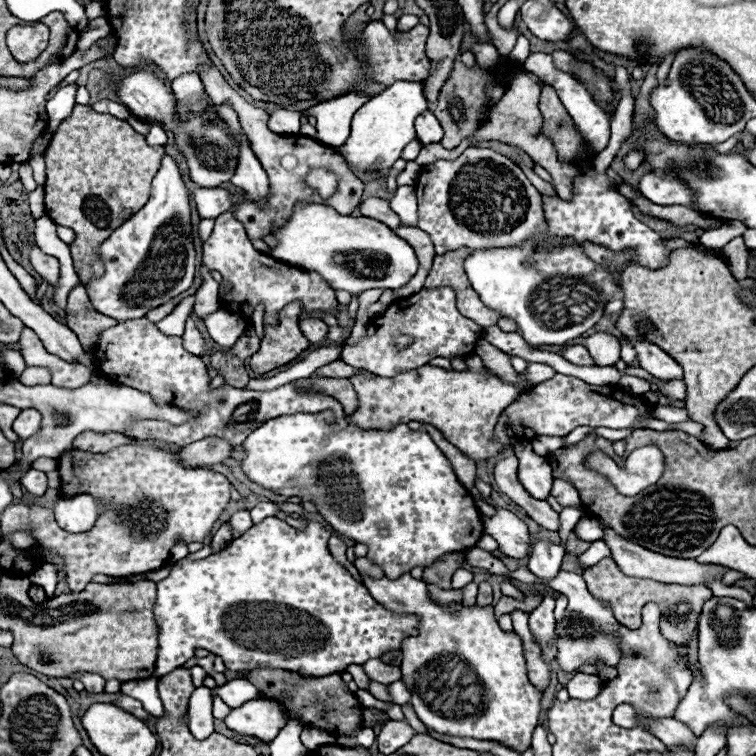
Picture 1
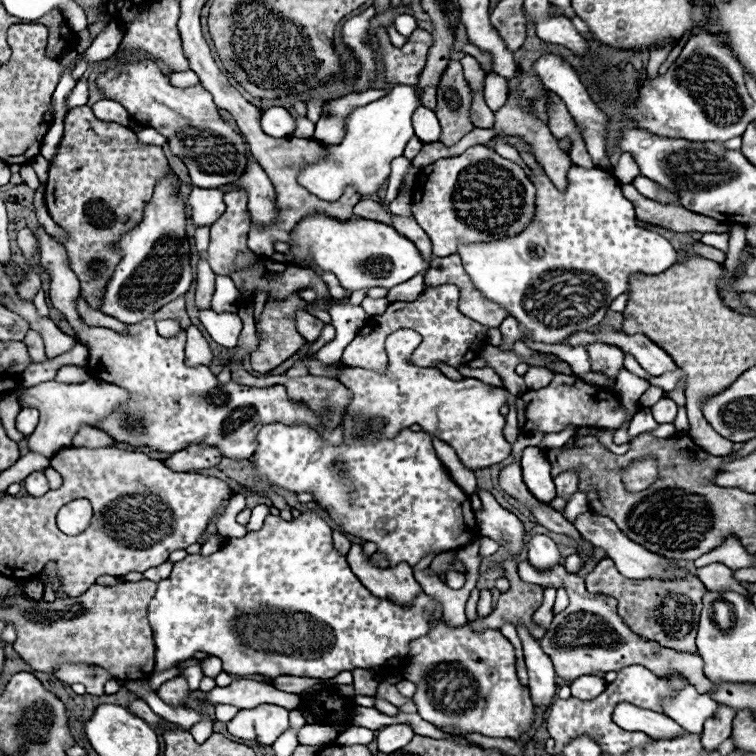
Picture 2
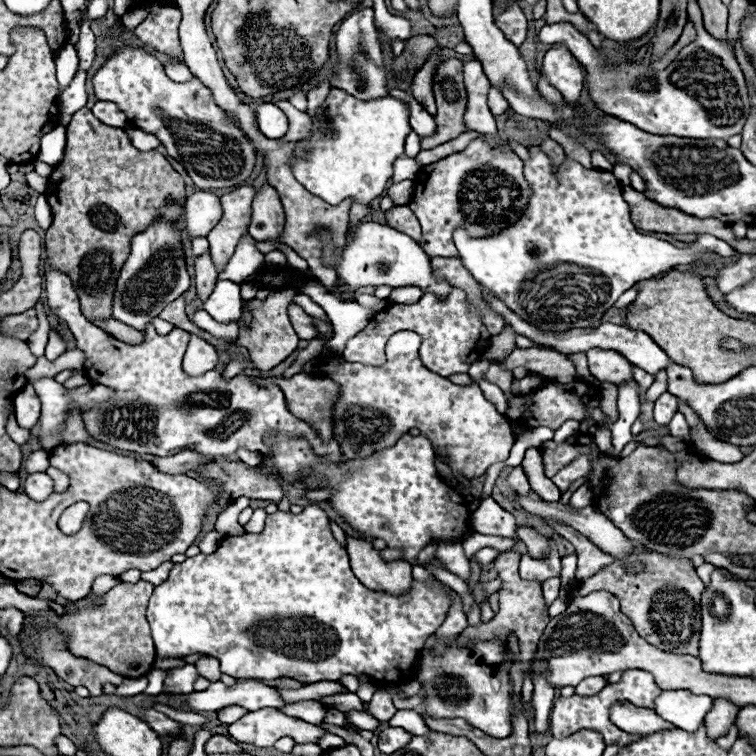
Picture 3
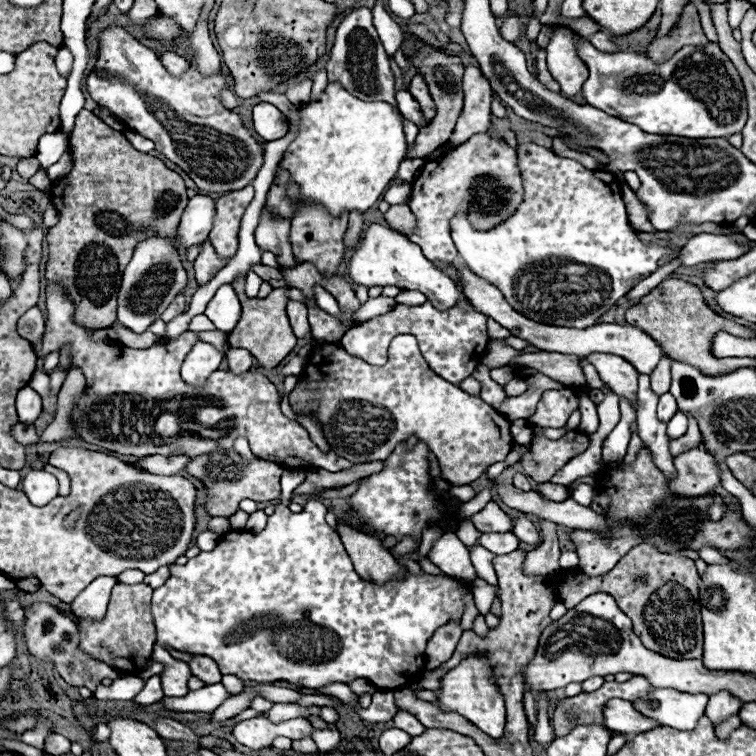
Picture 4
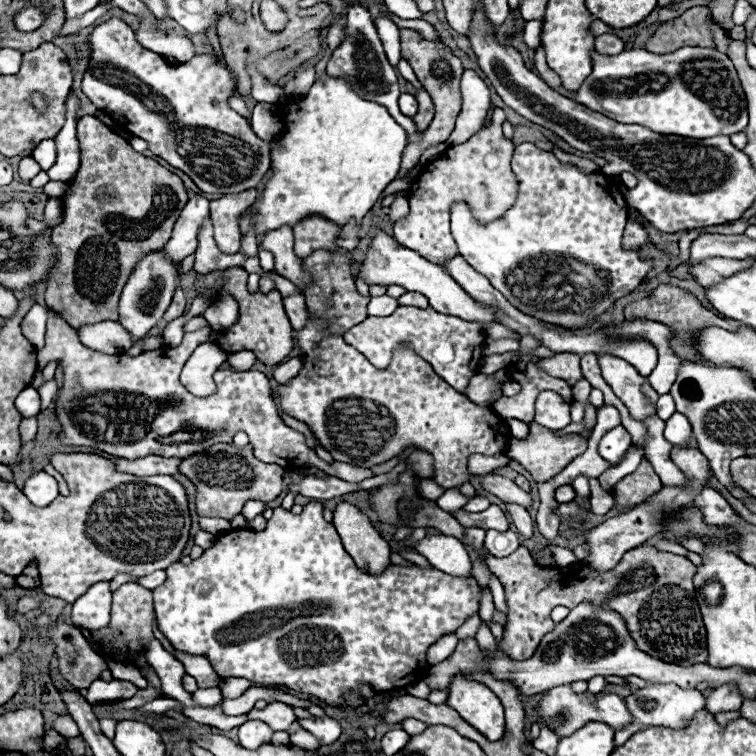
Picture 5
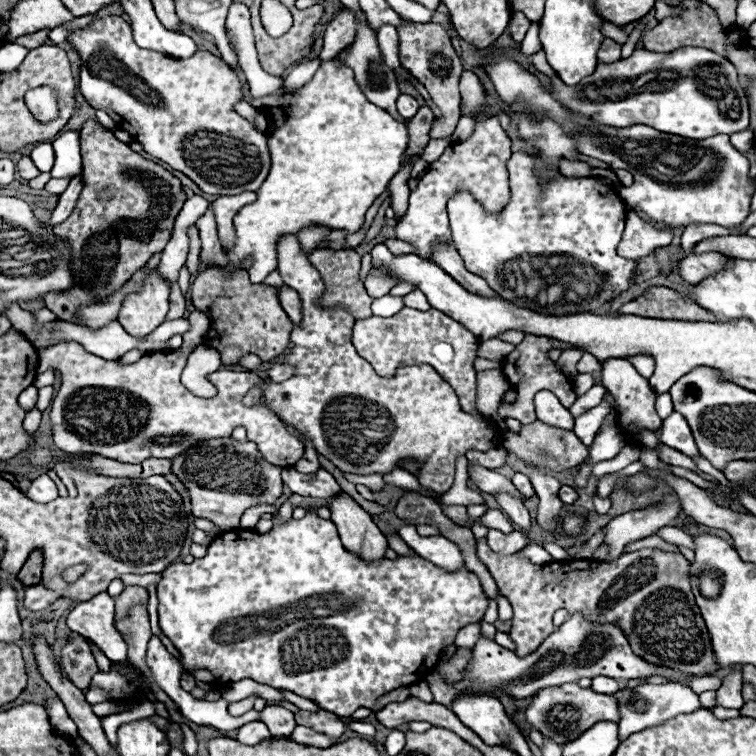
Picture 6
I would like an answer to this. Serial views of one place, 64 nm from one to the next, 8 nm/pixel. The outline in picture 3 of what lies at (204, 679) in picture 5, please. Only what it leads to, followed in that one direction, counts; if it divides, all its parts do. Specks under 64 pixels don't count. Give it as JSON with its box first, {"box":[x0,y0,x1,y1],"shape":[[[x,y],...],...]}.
{"box":[196,656,220,682],"shape":[[[204,656],[196,662],[196,668],[198,668],[198,674],[208,678],[210,682],[216,682],[220,678],[220,662],[216,658],[210,658],[210,656]]]}

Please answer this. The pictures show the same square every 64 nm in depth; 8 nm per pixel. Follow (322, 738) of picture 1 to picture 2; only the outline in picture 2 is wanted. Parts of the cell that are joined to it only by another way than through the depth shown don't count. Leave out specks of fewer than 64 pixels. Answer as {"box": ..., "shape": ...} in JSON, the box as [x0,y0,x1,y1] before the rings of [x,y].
{"box":[298,724,338,746],"shape":[[[306,724],[298,730],[298,740],[304,746],[324,746],[328,742],[334,742],[338,738],[338,732],[334,726],[324,724]]]}

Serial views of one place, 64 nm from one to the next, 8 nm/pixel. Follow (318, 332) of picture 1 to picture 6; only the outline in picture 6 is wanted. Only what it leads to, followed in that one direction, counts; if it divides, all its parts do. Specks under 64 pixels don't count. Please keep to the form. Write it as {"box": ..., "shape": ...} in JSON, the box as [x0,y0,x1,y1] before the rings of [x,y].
{"box":[278,288,302,326],"shape":[[[278,288],[278,292],[280,292],[282,308],[286,310],[286,314],[294,322],[294,326],[298,326],[302,322],[302,300],[300,300],[298,292],[292,288]]]}

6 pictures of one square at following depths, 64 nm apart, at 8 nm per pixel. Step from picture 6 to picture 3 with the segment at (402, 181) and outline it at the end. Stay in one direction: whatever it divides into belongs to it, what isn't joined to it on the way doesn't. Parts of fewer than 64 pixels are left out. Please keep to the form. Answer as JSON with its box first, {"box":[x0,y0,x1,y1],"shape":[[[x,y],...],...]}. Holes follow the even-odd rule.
{"box":[386,58,468,246],"shape":[[[456,58],[442,60],[432,88],[438,104],[438,114],[436,114],[438,132],[422,140],[422,150],[450,142],[468,130],[464,124],[468,98],[462,82],[462,62]],[[398,206],[398,208],[388,210],[388,212],[386,212],[386,222],[388,222],[388,226],[396,228],[398,232],[404,232],[404,234],[408,234],[410,238],[414,238],[420,246],[424,244],[424,242],[422,242],[420,224],[418,224],[416,216],[410,212],[408,206]]]}

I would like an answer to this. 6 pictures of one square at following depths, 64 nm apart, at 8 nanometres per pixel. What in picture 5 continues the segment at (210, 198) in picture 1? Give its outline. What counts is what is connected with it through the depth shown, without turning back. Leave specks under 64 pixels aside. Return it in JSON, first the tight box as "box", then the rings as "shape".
{"box":[164,196,210,264],"shape":[[[194,196],[188,200],[186,208],[182,210],[172,238],[164,246],[166,256],[180,264],[188,254],[192,254],[198,246],[198,234],[204,228],[204,222],[210,216],[210,200],[204,196]]]}

